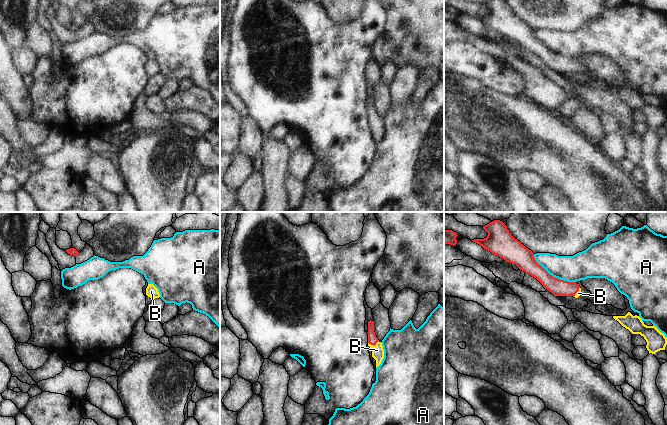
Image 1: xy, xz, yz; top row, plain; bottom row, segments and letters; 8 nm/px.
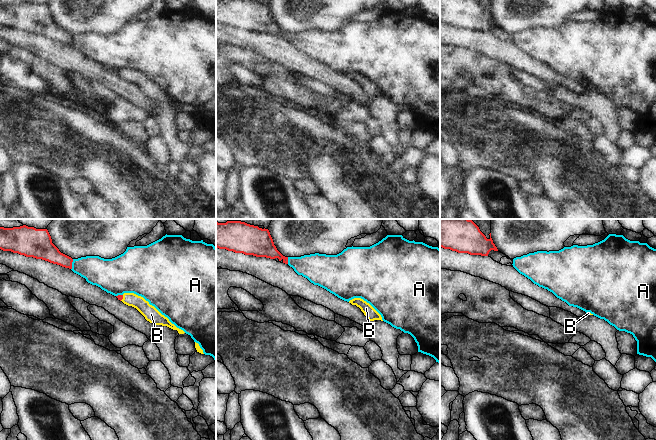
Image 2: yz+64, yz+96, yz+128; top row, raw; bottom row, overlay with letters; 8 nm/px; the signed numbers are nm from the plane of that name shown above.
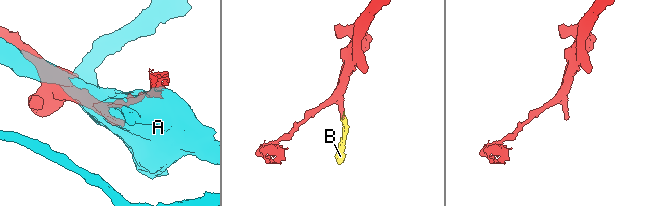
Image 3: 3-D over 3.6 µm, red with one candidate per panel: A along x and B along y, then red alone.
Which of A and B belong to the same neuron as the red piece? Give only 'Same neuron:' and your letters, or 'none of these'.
Same neuron: B

